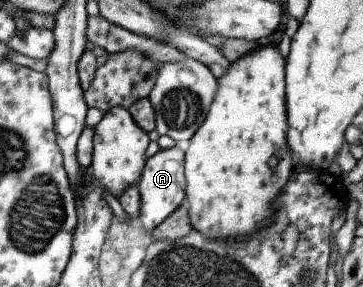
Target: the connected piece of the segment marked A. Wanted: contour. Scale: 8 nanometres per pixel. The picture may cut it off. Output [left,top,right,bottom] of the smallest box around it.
[136,146,184,232]

